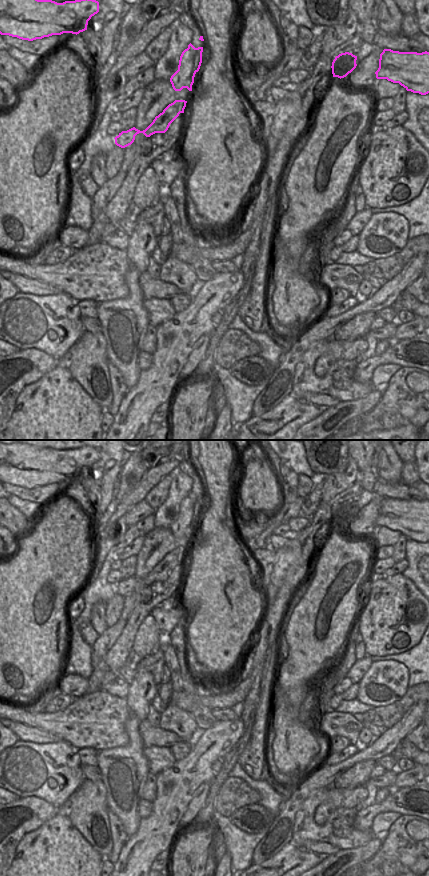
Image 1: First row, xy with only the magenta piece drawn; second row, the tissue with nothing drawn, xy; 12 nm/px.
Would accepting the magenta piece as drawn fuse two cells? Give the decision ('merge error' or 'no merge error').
no merge error

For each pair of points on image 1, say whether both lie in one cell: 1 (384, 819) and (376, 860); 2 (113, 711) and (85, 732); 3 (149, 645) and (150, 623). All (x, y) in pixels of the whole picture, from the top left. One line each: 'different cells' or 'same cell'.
1: different cells
2: same cell
3: same cell

